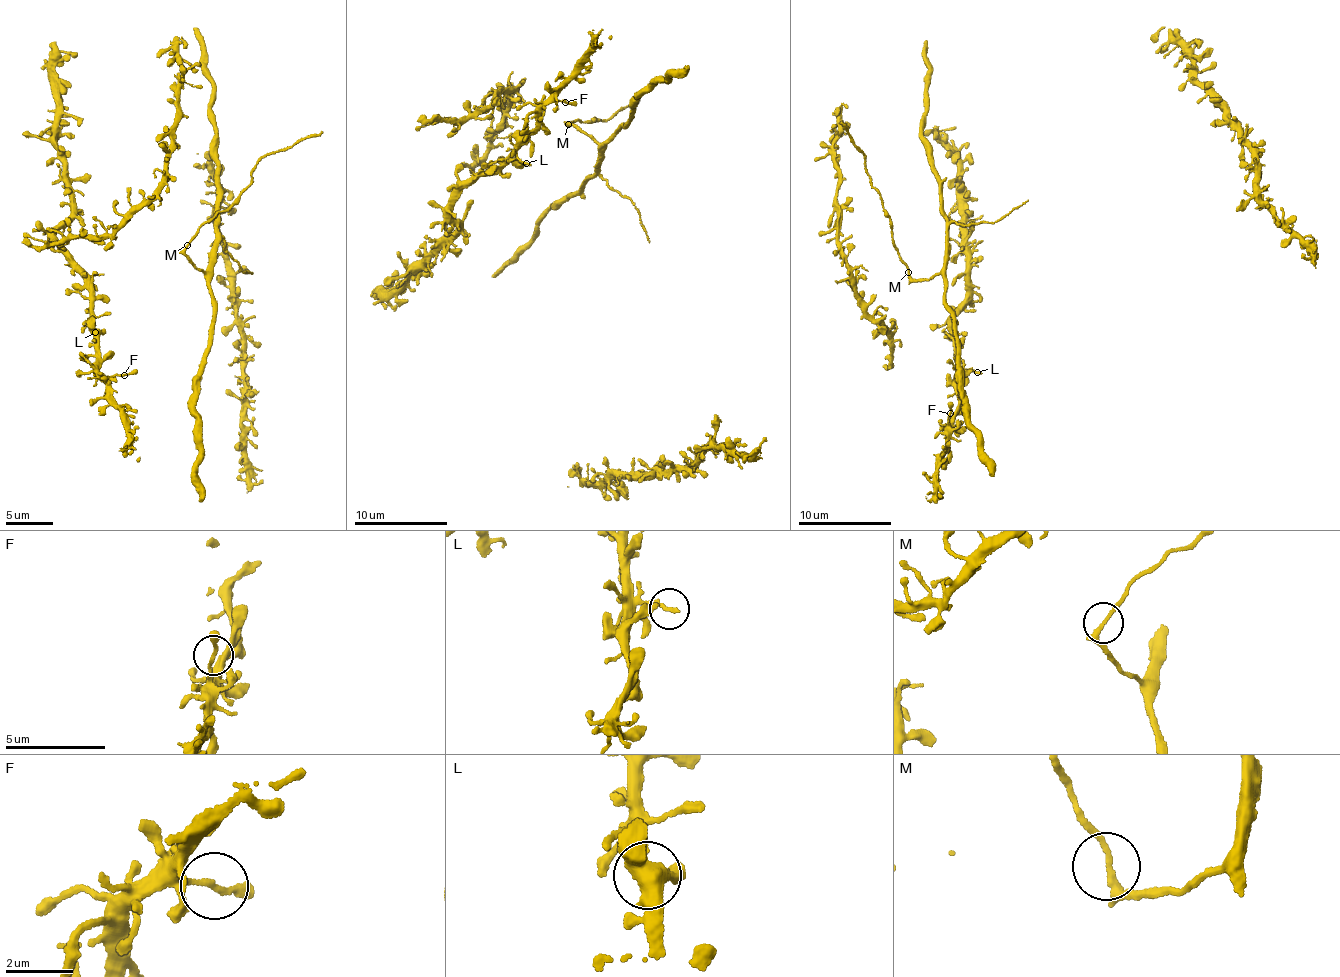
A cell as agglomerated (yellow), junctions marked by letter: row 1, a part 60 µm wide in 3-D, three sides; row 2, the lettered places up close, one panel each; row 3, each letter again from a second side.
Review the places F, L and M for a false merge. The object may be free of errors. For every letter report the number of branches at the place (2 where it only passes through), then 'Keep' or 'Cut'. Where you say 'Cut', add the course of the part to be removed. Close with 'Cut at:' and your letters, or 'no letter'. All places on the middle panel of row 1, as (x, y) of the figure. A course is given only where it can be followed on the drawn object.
F: Branches: 2. Keep
L: Branches: 1. Keep
M: Branches: 2. Keep
Cut at: no letter

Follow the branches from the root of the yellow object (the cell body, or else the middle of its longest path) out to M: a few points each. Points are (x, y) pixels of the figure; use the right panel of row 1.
M: (949, 246), (947, 265), (937, 275), (920, 282), (911, 278), (907, 273)

